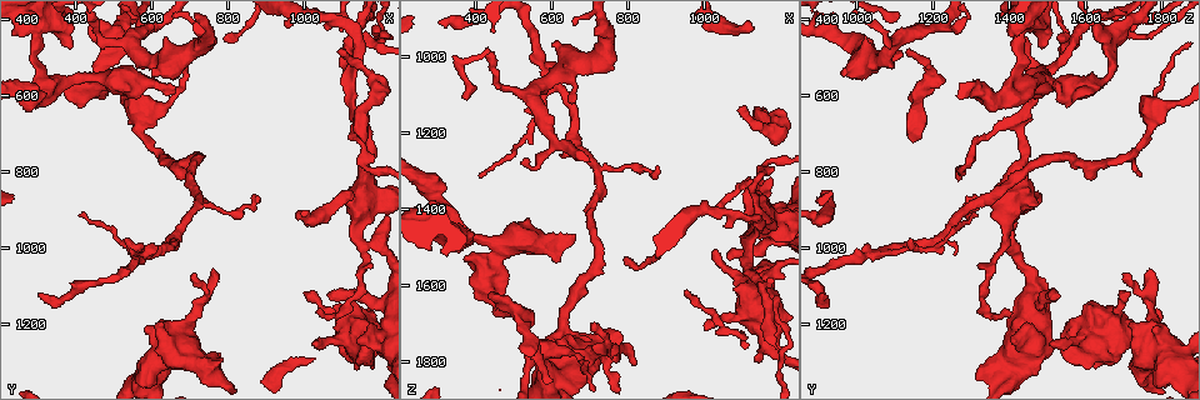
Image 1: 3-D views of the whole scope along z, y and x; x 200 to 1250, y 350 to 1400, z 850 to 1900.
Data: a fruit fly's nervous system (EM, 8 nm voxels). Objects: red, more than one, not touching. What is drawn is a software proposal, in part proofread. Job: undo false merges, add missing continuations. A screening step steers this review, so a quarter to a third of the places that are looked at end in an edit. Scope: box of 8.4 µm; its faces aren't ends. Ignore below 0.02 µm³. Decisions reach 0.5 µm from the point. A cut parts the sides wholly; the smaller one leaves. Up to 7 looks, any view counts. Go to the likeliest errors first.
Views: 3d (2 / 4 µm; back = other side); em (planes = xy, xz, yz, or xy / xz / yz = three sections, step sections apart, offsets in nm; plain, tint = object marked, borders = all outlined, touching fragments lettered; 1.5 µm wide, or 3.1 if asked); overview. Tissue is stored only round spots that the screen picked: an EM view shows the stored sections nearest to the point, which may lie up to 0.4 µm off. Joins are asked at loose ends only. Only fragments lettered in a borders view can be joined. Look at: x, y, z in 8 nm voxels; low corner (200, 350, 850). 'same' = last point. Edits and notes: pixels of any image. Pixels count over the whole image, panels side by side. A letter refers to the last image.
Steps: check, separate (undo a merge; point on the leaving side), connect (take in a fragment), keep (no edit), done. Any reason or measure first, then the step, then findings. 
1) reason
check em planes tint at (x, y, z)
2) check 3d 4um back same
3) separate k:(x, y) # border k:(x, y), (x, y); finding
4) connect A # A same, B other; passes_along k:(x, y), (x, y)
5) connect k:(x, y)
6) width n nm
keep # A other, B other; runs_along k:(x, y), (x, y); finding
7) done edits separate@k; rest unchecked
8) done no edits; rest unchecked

thin end
check 3d 4um at (1095, 485, 1130)

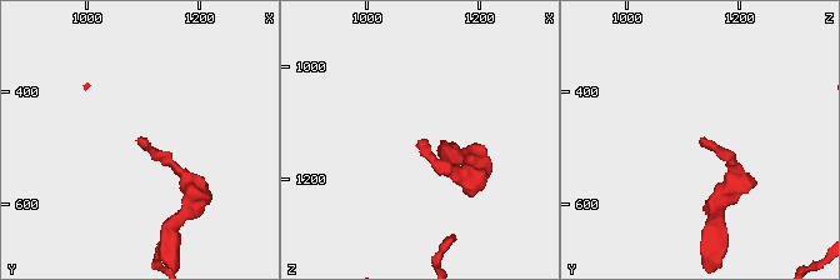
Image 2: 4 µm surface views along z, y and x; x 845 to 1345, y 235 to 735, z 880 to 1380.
check em planes borders at (1095, 485, 1130)

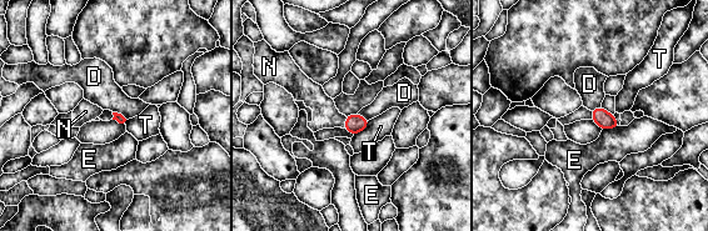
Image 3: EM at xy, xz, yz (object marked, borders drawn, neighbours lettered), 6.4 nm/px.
connect N # D other, E other, N same, T other; passes_along 3:(355, 122), (347, 122), (325, 115); the cell continues

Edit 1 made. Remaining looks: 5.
redraw
check overview

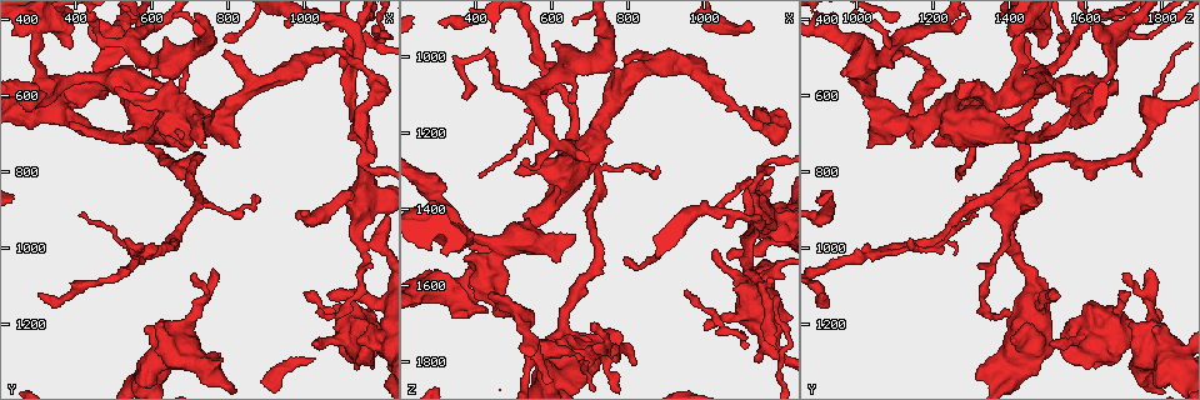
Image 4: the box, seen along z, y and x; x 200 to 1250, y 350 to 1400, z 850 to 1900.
thick end
check em xy step 4 borders at (825, 735, 1040)

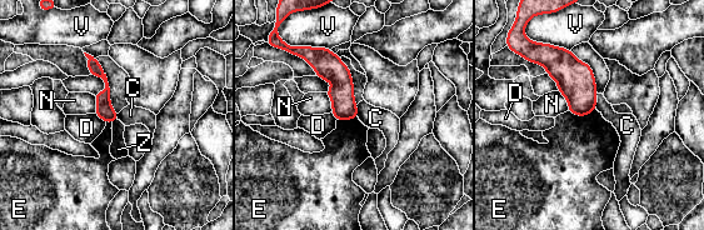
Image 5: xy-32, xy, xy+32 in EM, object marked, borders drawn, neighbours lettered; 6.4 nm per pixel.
keep # C other, D other, E other, N other, V other, Z other; runs_along 5:(318, 50), (340, 78), (353, 115); none of them fits

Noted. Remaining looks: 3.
branch stops here
check 3d 2um at (620, 1020, 1260)

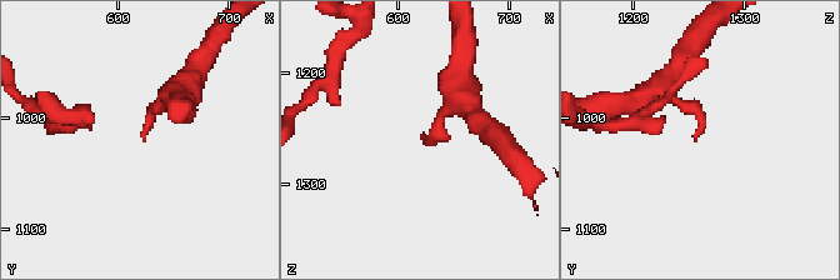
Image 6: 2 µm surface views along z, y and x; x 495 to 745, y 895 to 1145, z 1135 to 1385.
now the EM
check em planes borders at (622, 1020, 1254)

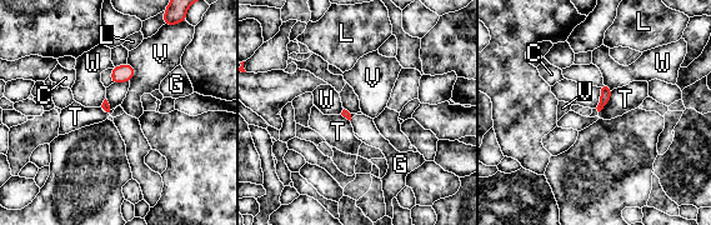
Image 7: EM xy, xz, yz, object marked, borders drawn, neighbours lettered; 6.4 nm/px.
keep # C other, G other, L other, T other, V other, W other; border 7:(612, 90), (607, 104), (599, 113); none of them fits

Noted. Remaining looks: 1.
done edits connect@3; rest unchecked

